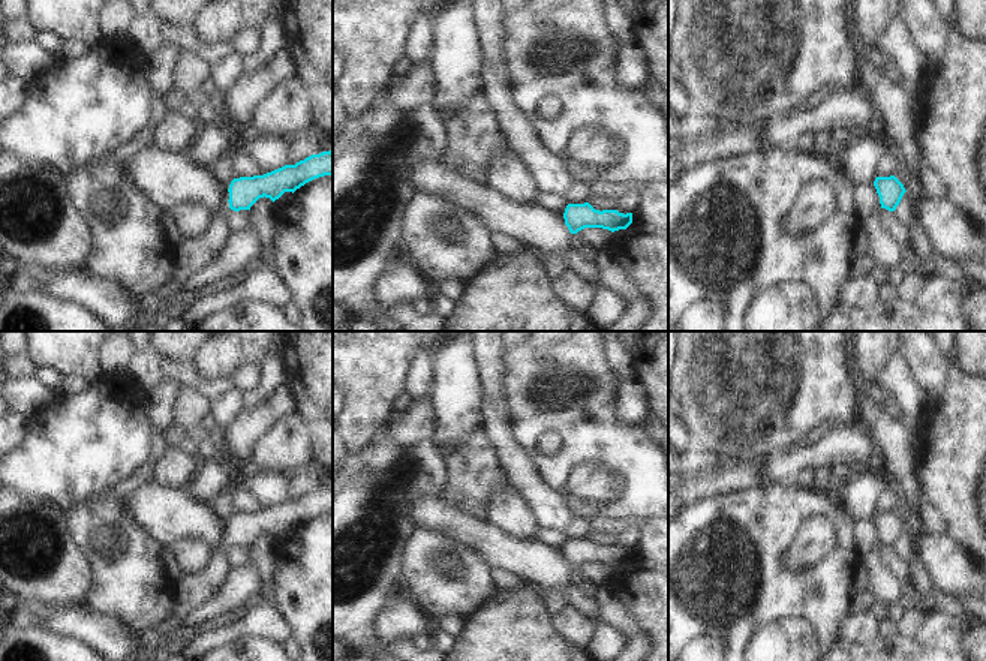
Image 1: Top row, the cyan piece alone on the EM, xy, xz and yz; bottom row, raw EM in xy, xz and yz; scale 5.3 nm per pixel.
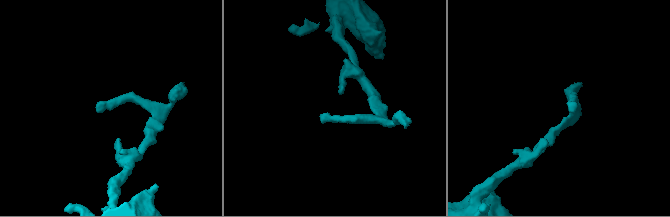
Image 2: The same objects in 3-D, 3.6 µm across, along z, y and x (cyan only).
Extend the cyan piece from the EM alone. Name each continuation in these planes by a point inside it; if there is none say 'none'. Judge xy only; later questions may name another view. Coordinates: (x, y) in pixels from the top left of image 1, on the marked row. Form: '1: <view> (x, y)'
1: xy (191, 255)

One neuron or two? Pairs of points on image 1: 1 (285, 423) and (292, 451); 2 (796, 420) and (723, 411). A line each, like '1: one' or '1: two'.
1: one
2: one

